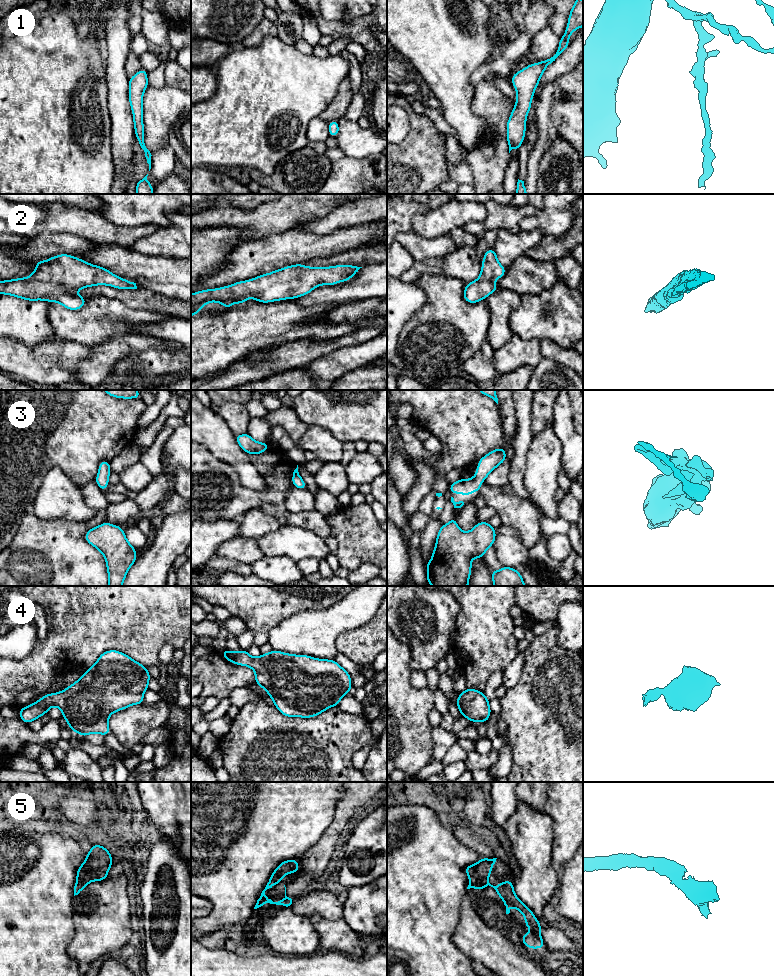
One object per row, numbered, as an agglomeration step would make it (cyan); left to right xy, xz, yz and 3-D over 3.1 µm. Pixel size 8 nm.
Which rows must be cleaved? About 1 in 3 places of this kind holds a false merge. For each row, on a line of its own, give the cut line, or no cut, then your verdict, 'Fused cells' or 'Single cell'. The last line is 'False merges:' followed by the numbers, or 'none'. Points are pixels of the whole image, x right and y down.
1: No split. Single cell
2: No split. Single cell
3: No split. Single cell
4: No split. Single cell
5: No split. Single cell
False merges: none

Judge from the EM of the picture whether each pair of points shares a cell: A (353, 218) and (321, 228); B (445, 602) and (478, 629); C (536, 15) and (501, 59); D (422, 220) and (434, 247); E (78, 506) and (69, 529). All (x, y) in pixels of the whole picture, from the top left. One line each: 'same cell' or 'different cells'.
A: same cell
B: different cells
C: same cell
D: different cells
E: different cells

